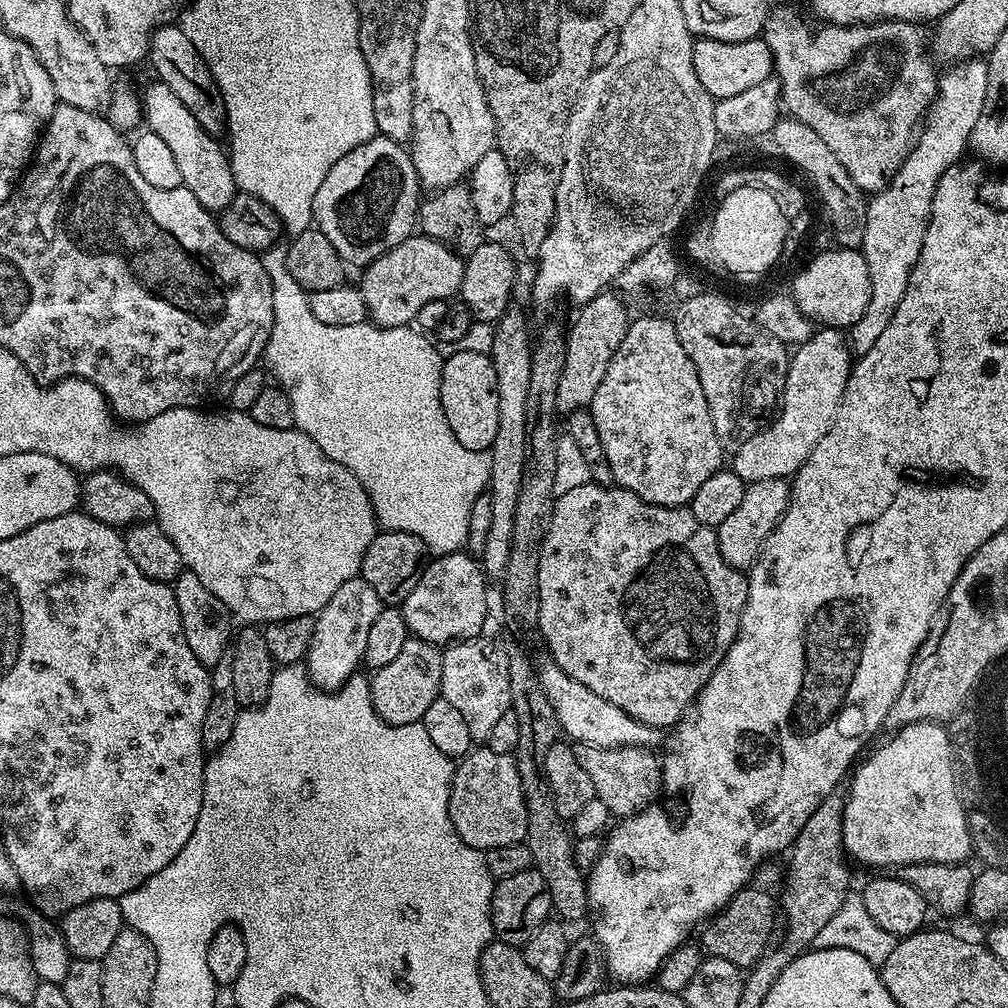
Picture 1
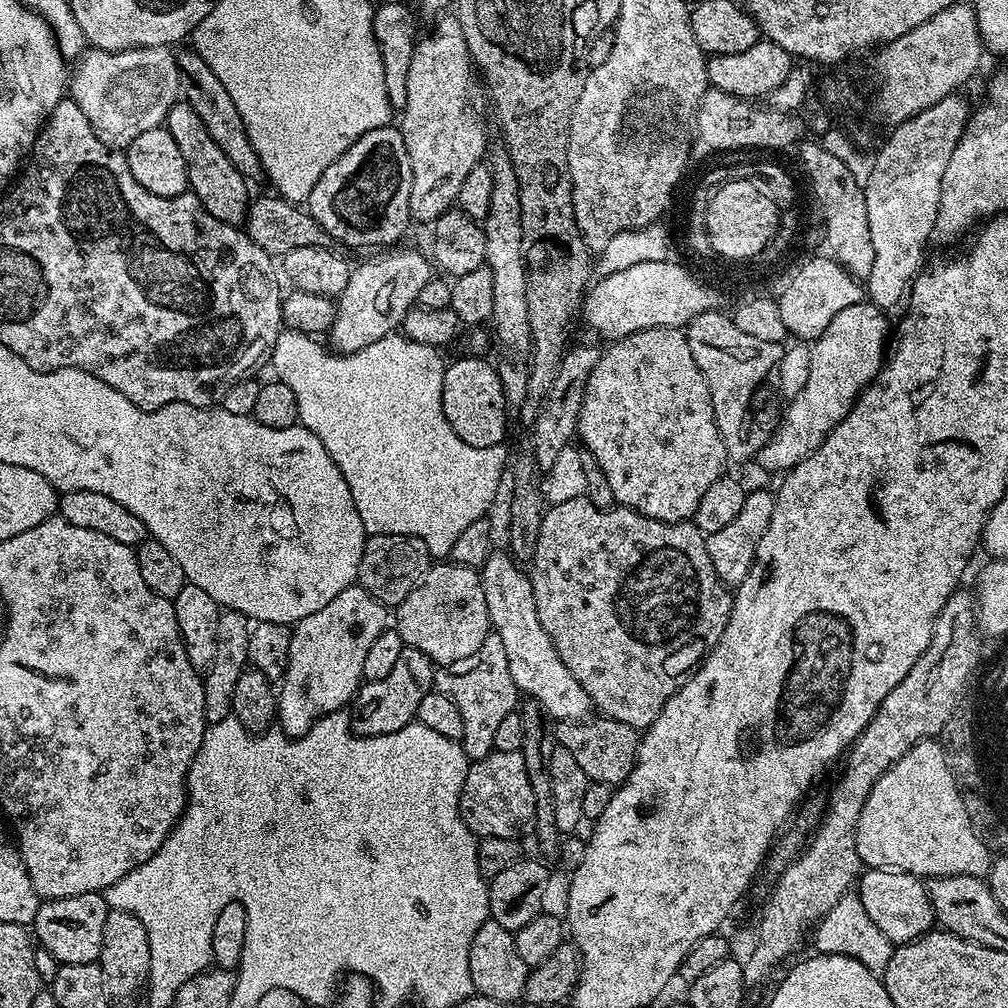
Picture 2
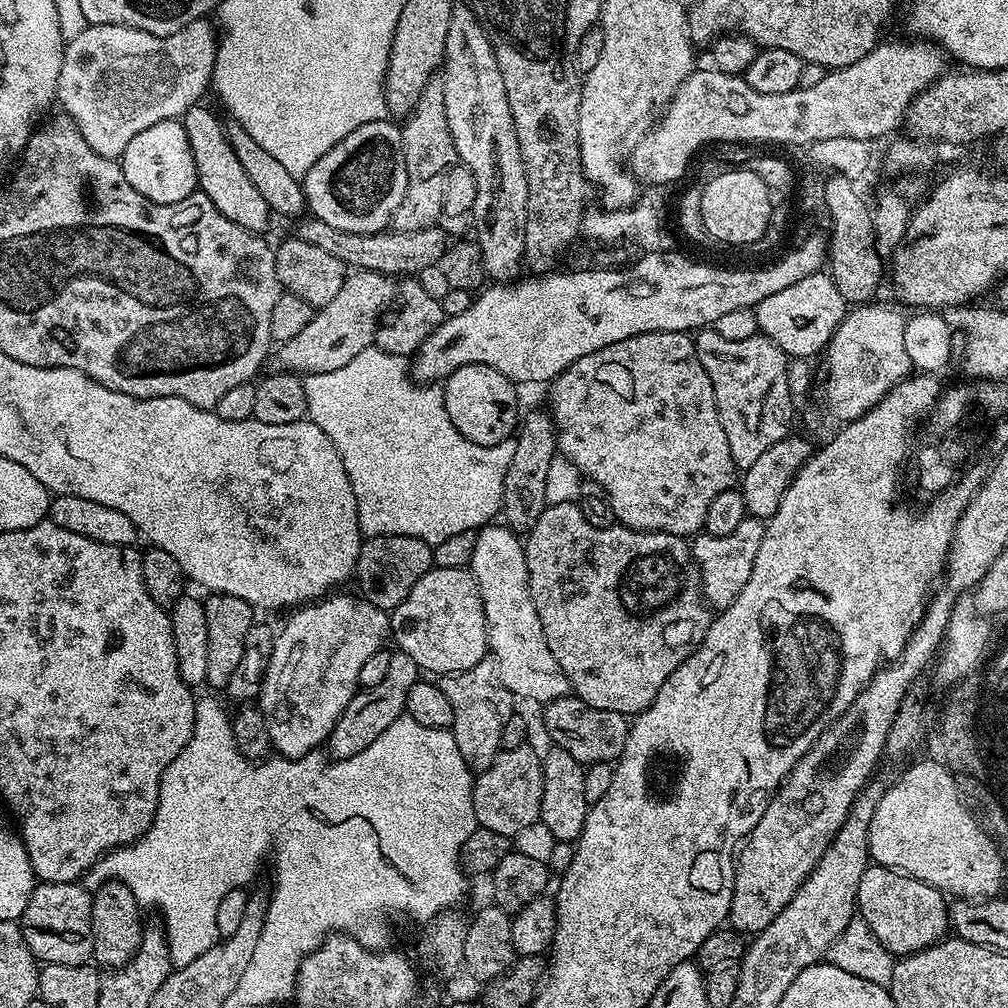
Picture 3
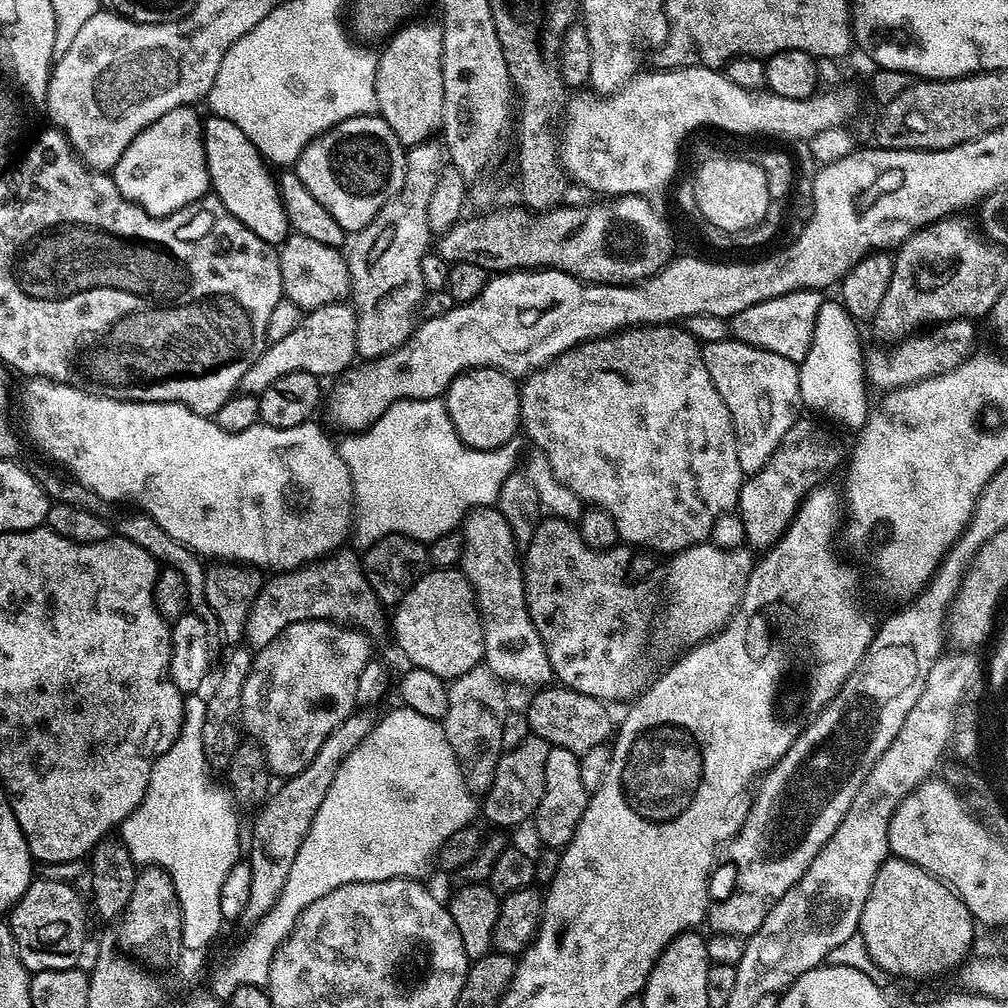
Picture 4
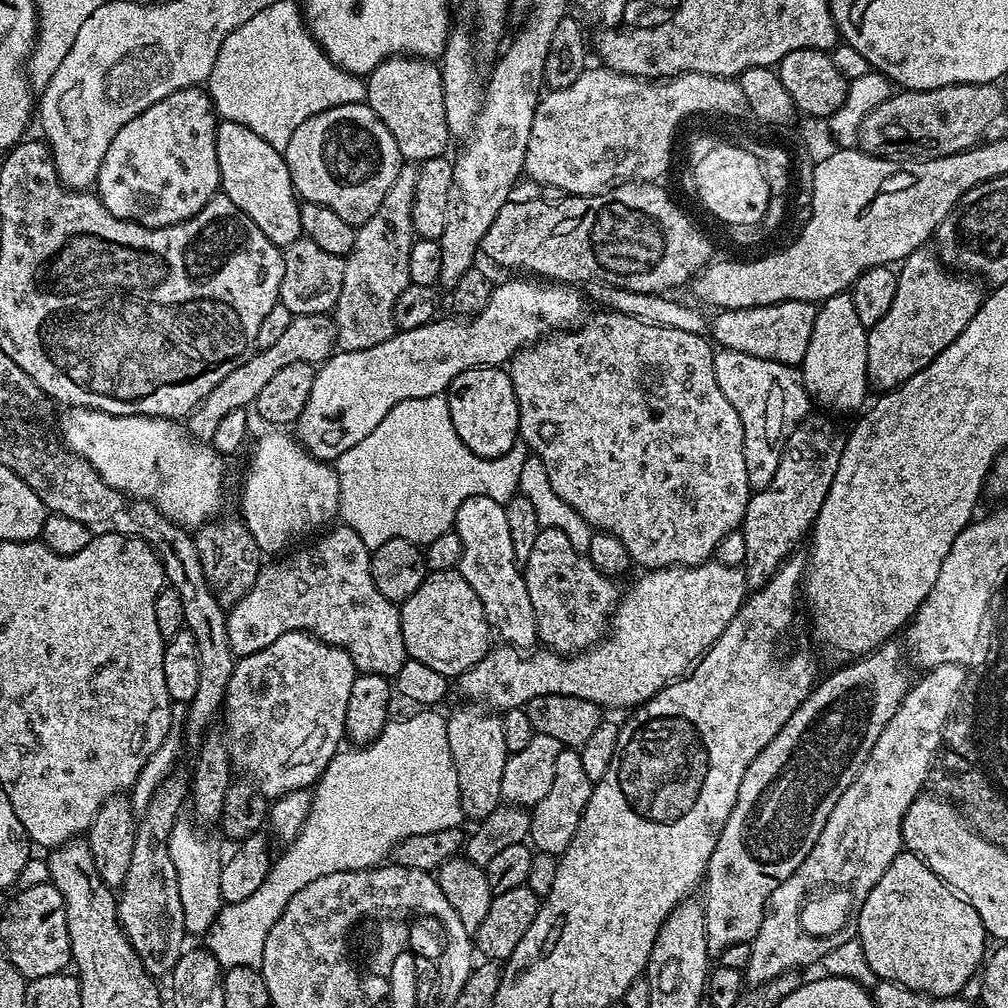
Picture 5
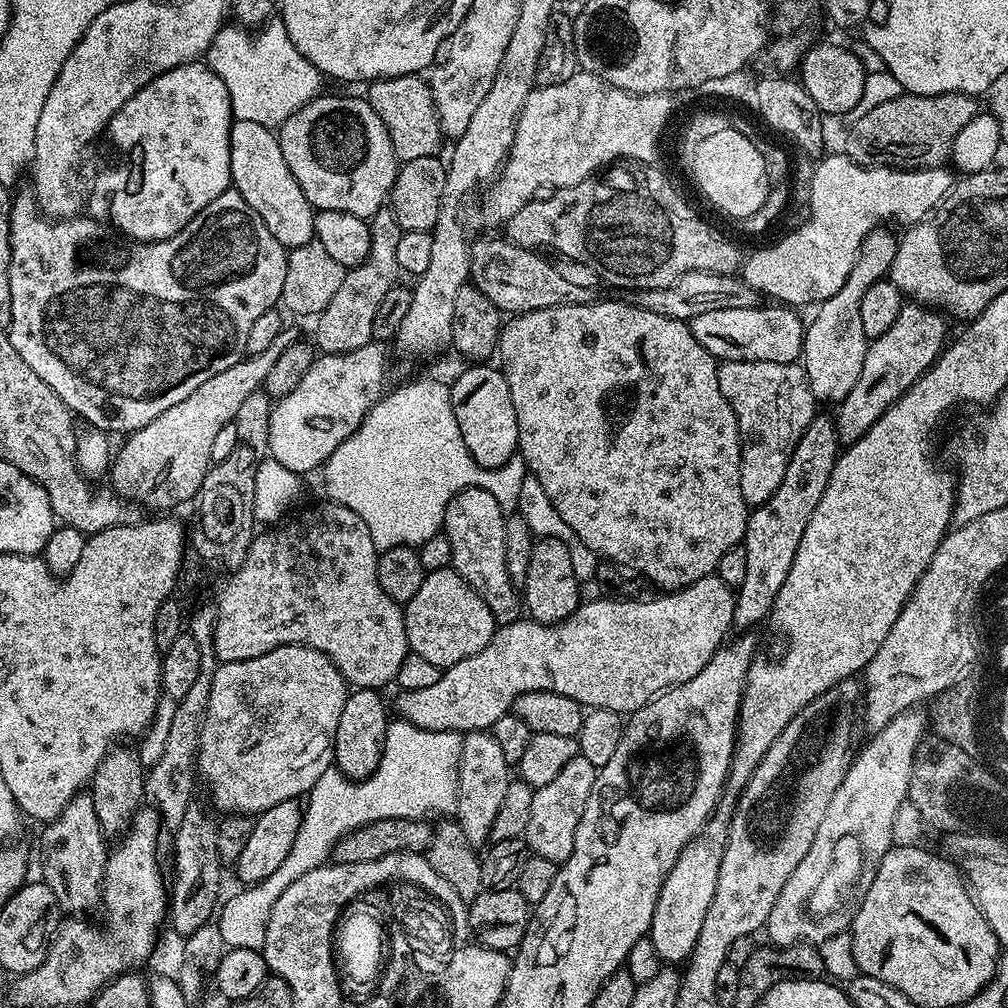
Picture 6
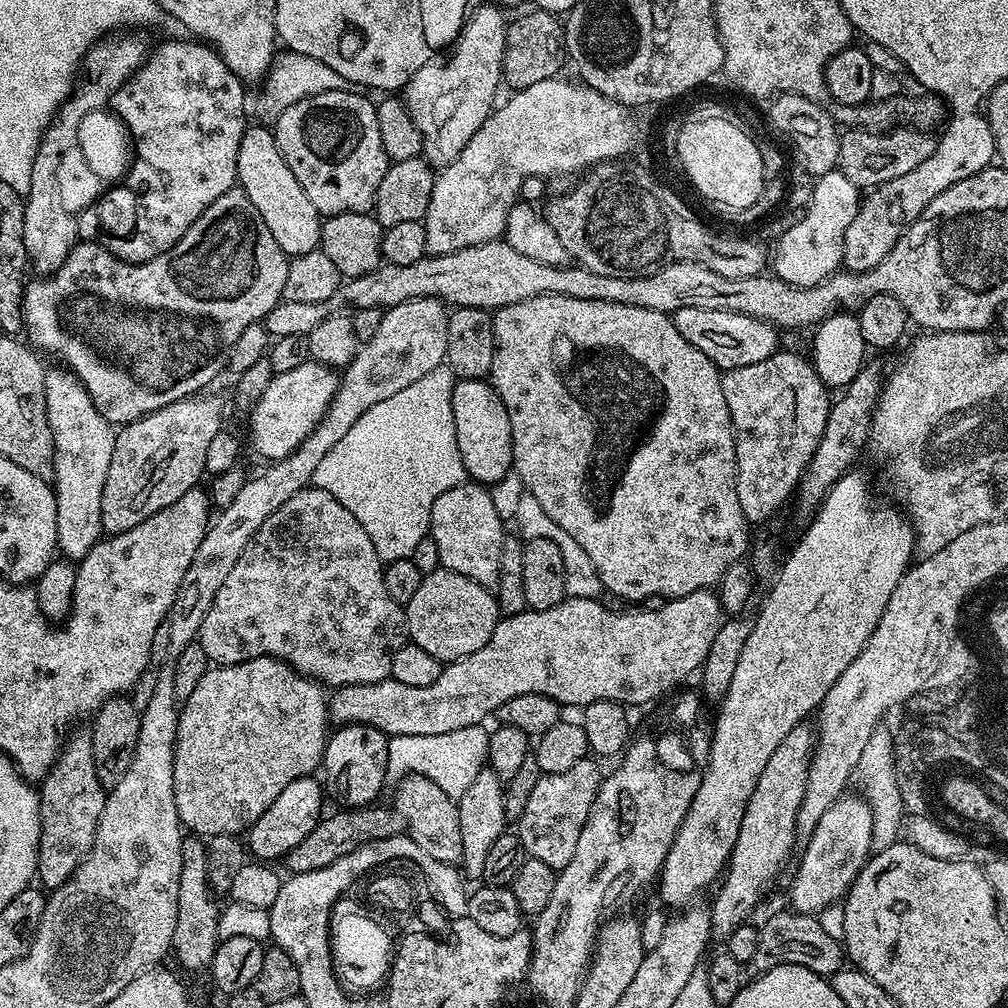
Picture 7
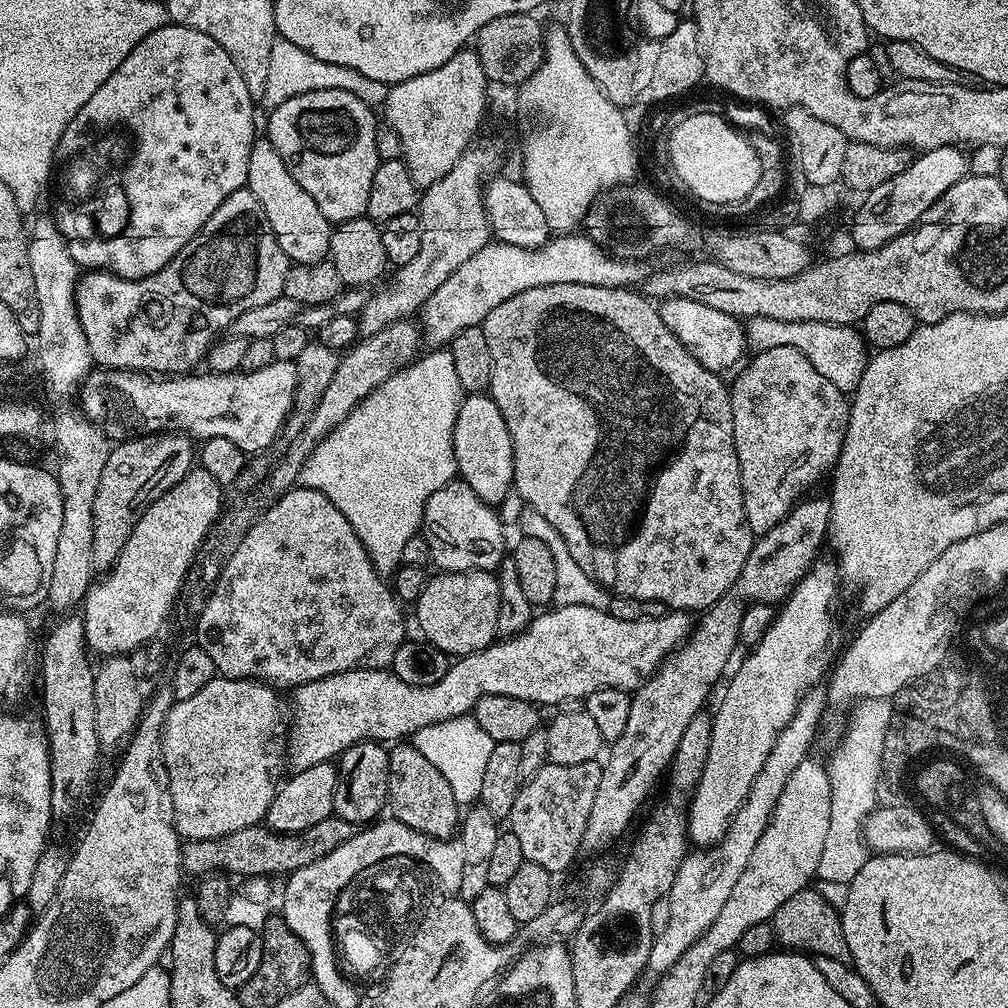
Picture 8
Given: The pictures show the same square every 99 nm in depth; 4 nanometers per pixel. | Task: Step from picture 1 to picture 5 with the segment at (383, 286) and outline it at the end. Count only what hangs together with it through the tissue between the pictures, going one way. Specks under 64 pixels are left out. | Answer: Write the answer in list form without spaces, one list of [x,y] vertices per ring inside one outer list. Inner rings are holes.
[[[306,314],[305,316],[294,316],[290,327],[274,342],[274,346],[266,346],[257,350],[252,357],[238,370],[230,370],[210,394],[200,401],[200,404],[187,417],[186,427],[195,439],[201,442],[211,442],[214,438],[214,429],[218,426],[219,420],[230,410],[239,408],[247,409],[255,401],[256,395],[262,391],[262,386],[282,370],[282,366],[290,366],[290,362],[306,362],[317,366],[324,363],[329,356],[333,355],[336,348],[336,325],[333,324],[331,315]]]

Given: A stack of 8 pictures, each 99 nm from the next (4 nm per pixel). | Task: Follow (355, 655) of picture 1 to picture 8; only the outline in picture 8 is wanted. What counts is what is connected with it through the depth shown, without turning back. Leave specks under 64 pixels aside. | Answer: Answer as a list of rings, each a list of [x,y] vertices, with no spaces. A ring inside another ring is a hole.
[[[217,674],[198,694],[185,700],[176,700],[172,709],[168,712],[168,717],[164,723],[164,728],[160,732],[159,759],[164,759],[164,772],[168,775],[166,780],[166,800],[170,805],[170,819],[175,827],[177,834],[185,841],[190,840],[217,840],[226,834],[234,834],[234,830],[244,830],[246,826],[254,826],[261,823],[267,817],[268,807],[274,798],[278,787],[276,775],[282,768],[282,735],[286,730],[286,716],[280,713],[280,696],[271,684],[265,684],[263,680],[231,680],[225,676]]]

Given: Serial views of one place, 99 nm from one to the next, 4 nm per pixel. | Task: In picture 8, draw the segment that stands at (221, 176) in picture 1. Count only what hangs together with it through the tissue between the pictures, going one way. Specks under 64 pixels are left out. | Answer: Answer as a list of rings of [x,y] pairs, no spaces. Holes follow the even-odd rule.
[[[258,138],[252,143],[250,150],[250,170],[246,185],[258,198],[262,210],[266,210],[266,218],[270,218],[270,230],[274,230],[274,238],[278,238],[278,246],[288,256],[292,264],[313,264],[328,256],[328,247],[332,237],[333,225],[318,210],[318,202],[294,182],[290,170],[286,170],[286,162],[278,155],[278,150],[266,138]]]

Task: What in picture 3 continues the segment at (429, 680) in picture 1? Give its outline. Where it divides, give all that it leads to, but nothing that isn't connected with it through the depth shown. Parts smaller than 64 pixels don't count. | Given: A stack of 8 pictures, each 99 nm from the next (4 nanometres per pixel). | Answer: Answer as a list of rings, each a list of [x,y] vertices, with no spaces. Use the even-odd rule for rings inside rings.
[[[399,650],[392,652],[390,666],[386,669],[386,678],[378,682],[378,686],[370,686],[357,691],[355,698],[342,710],[334,730],[326,741],[326,752],[332,760],[345,760],[354,758],[354,754],[362,754],[374,738],[391,733],[399,716],[405,715],[406,694],[410,694],[410,686],[414,686],[422,669],[410,658],[410,654]]]

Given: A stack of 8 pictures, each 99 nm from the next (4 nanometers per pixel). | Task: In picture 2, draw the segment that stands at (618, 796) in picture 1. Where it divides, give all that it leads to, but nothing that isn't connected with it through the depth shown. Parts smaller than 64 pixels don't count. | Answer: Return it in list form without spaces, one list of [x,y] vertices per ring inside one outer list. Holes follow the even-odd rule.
[[[589,718],[557,723],[554,728],[556,743],[559,747],[570,750],[570,755],[577,760],[578,766],[582,766],[582,770],[586,770],[589,781],[619,786],[623,784],[634,766],[641,733],[635,728],[626,726],[626,722],[607,718],[596,719],[600,720]]]

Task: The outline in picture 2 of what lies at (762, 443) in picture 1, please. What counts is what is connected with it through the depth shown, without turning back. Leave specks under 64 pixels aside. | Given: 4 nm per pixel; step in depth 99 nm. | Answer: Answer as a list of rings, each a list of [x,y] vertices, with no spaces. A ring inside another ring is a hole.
[[[871,302],[846,306],[846,310],[838,310],[838,314],[834,314],[834,322],[830,322],[830,326],[826,326],[824,333],[811,345],[808,377],[805,378],[800,393],[789,404],[787,401],[782,419],[776,431],[772,433],[771,440],[766,446],[762,446],[762,450],[758,450],[758,454],[754,457],[754,464],[762,471],[783,474],[798,466],[819,444],[823,444],[825,438],[842,422],[842,418],[846,418],[860,393],[875,380],[884,366],[886,345],[890,340],[890,328],[888,332],[888,320],[884,316],[887,316],[885,309]]]

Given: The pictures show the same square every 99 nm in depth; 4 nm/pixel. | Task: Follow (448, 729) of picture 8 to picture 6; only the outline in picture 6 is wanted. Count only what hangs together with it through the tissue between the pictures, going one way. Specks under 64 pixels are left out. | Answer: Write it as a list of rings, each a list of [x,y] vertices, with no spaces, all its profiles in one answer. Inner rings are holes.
[[[396,718],[388,725],[382,762],[378,762],[378,770],[374,770],[374,774],[370,774],[362,781],[353,782],[343,776],[339,768],[335,766],[328,768],[326,774],[322,774],[322,778],[318,778],[318,782],[313,786],[311,792],[307,793],[306,803],[303,805],[302,826],[298,828],[298,838],[294,838],[294,846],[290,850],[290,854],[286,854],[282,866],[278,866],[278,870],[274,874],[270,874],[268,880],[263,880],[261,884],[245,887],[240,890],[244,892],[236,892],[229,900],[227,897],[223,901],[218,912],[218,923],[225,945],[228,948],[263,949],[266,926],[270,922],[270,910],[274,910],[274,902],[278,902],[282,890],[286,890],[286,886],[290,886],[290,882],[302,878],[302,874],[310,874],[310,870],[329,863],[332,860],[332,851],[336,849],[336,845],[339,844],[343,836],[349,836],[351,832],[362,826],[386,818],[422,820],[433,818],[432,816],[440,816],[436,818],[451,817],[456,811],[458,802],[460,755],[462,754],[463,741],[464,736],[459,732],[422,730],[411,724],[409,720]]]

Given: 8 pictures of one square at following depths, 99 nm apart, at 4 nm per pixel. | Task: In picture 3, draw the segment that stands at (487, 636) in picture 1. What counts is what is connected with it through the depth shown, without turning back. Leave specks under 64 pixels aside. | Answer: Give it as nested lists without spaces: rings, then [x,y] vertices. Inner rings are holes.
[[[486,658],[470,670],[439,677],[438,683],[442,694],[450,698],[450,706],[454,706],[454,722],[450,731],[454,742],[458,742],[458,750],[462,753],[466,766],[476,774],[485,772],[490,762],[494,762],[494,758],[502,751],[502,726],[506,726],[506,722],[514,715],[514,697],[500,683],[495,660]]]

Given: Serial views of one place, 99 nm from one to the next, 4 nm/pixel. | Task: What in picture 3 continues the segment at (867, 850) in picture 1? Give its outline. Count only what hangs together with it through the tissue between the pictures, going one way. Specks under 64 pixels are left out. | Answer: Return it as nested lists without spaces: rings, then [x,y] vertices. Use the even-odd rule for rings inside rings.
[[[939,759],[920,760],[917,764],[912,764],[893,784],[889,783],[885,787],[882,798],[874,810],[874,818],[870,818],[870,830],[868,831],[868,854],[873,864],[880,864],[883,868],[892,868],[895,872],[911,874],[915,880],[926,882],[934,886],[938,891],[947,894],[952,898],[963,898],[966,900],[990,900],[1001,895],[1000,887],[1004,884],[1004,860],[1001,850],[994,850],[992,844],[988,843],[981,832],[976,829],[974,823],[969,820],[967,811],[962,806],[961,801],[956,798],[956,785],[954,778],[948,769]]]

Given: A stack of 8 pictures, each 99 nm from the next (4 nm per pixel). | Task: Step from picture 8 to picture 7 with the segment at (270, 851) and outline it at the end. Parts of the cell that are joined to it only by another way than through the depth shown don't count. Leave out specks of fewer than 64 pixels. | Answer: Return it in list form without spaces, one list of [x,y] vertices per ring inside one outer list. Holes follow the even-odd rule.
[[[384,802],[370,804],[366,808],[349,808],[347,810],[336,810],[333,816],[325,815],[290,850],[287,856],[283,857],[282,864],[289,869],[289,873],[309,872],[310,870],[322,870],[322,866],[330,866],[330,862],[338,862],[350,850],[358,850],[358,846],[366,846],[368,842],[382,842],[382,838],[394,838],[405,831],[404,819],[402,814],[398,814],[395,806],[384,805]]]

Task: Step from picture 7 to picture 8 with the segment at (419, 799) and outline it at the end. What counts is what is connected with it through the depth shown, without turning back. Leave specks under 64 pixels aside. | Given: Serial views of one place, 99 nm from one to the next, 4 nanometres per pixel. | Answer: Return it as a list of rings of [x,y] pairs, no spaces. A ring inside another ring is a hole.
[[[396,742],[391,745],[388,753],[386,808],[391,819],[410,826],[416,832],[432,836],[435,840],[453,839],[462,819],[461,809],[454,798],[454,790],[450,790],[450,782],[442,778],[438,766],[426,759],[412,742]]]

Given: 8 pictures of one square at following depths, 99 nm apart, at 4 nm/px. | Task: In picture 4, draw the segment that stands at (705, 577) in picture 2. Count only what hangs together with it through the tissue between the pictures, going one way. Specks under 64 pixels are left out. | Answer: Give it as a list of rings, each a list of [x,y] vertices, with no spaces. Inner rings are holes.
[[[548,516],[541,519],[538,530],[534,530],[534,538],[530,538],[530,542],[522,552],[526,606],[530,610],[530,618],[534,622],[534,630],[538,630],[538,634],[544,643],[546,658],[550,658],[553,677],[563,687],[578,690],[578,694],[590,694],[590,698],[598,698],[605,702],[613,702],[612,700],[631,702],[648,687],[650,675],[648,676],[647,670],[643,668],[644,655],[648,652],[648,631],[652,628],[652,611],[656,608],[656,599],[659,596],[661,599],[662,596],[662,576],[661,573],[660,576],[656,573],[656,560],[657,557],[655,555],[635,546],[629,547],[623,542],[617,544],[615,548],[591,548],[586,546],[586,542],[582,542],[580,529],[573,521],[563,520],[557,516]]]

